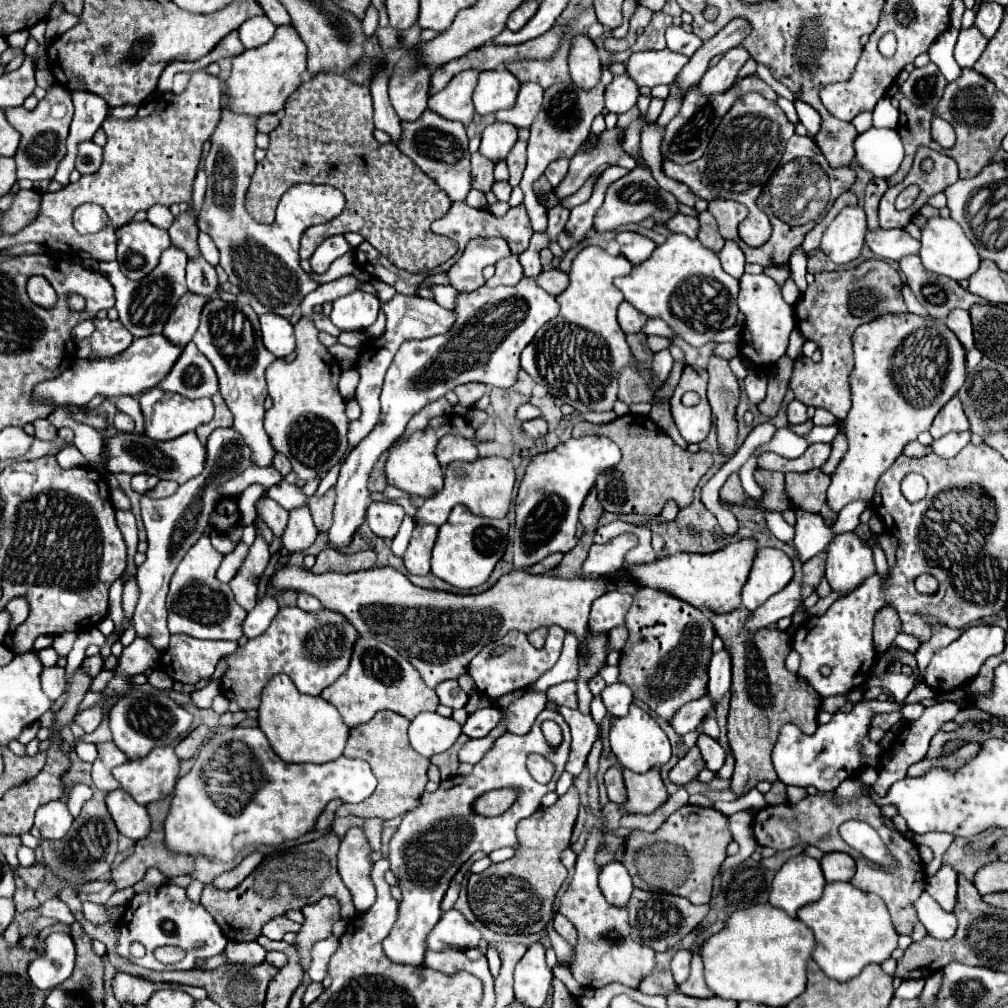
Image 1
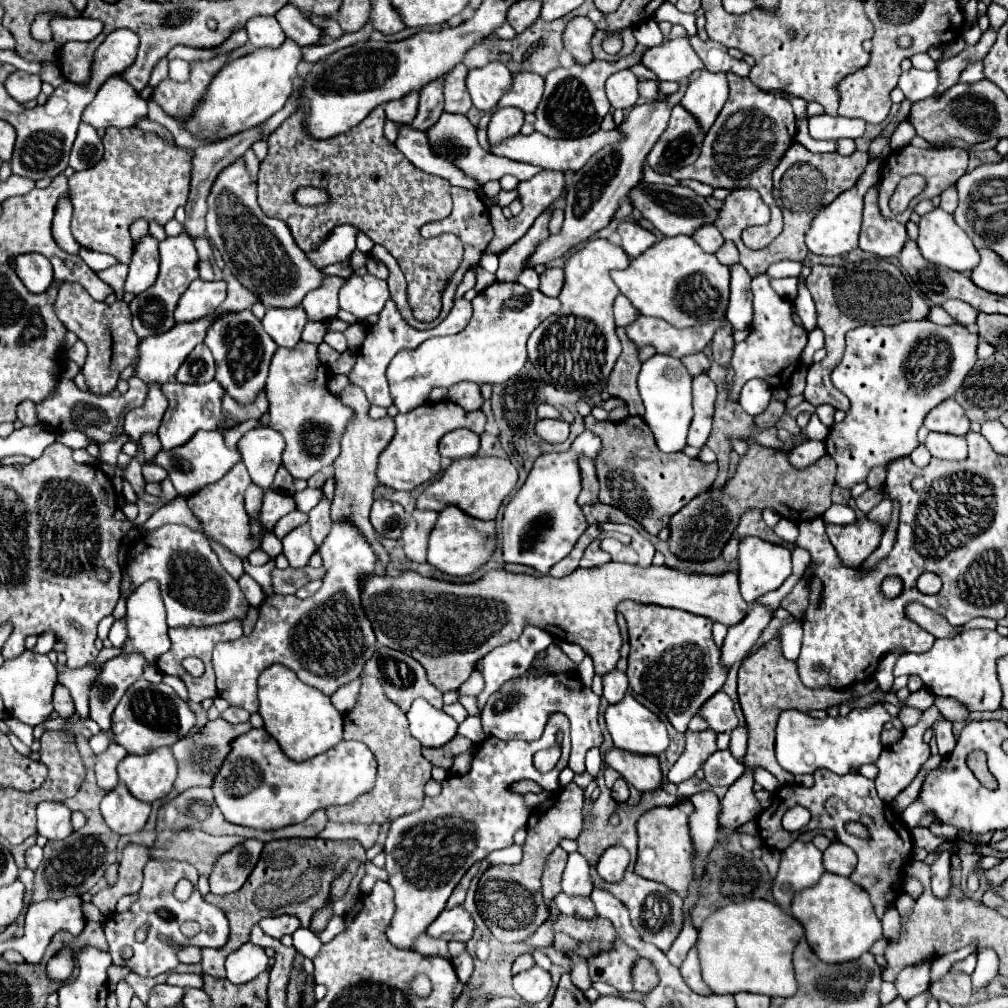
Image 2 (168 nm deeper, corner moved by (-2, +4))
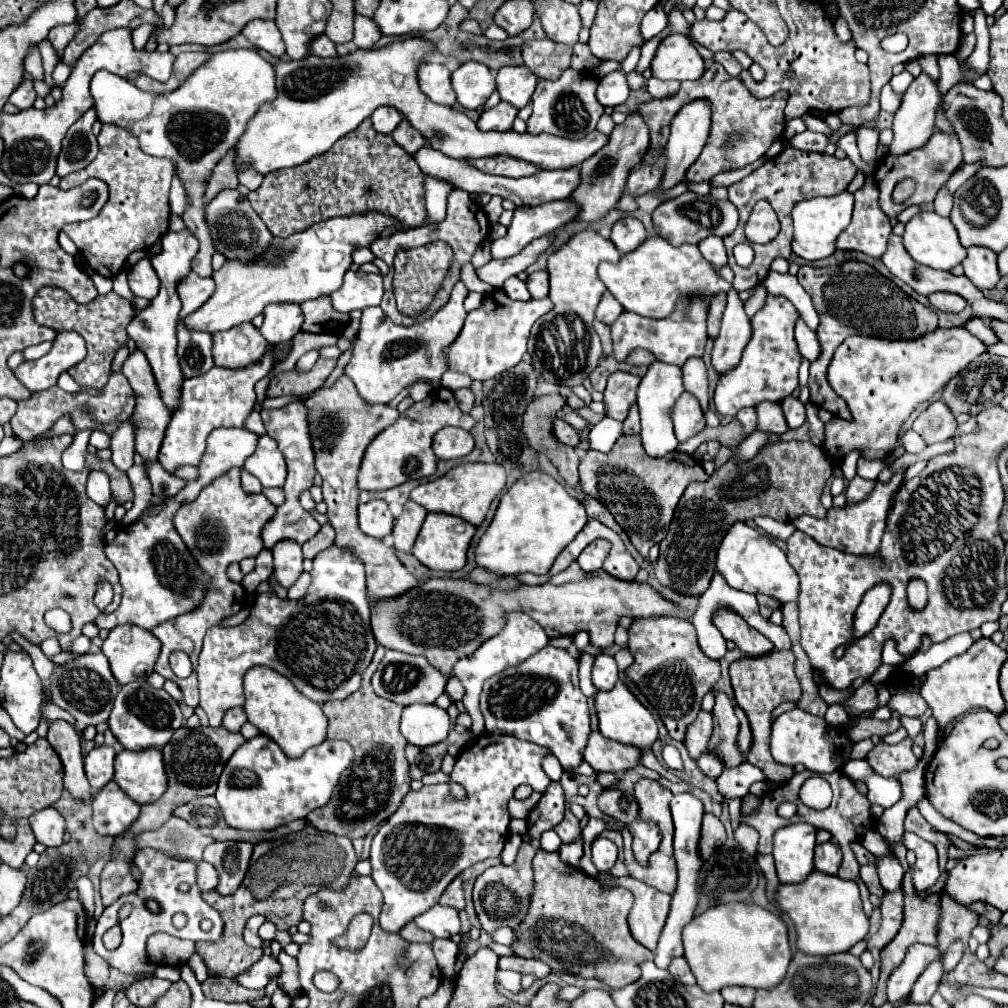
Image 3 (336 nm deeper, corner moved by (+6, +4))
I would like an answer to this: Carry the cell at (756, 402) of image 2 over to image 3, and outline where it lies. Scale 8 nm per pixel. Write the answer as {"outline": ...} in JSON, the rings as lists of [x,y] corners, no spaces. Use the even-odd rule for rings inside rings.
{"outline":[[[743,408],[739,414],[737,414],[741,426],[743,426],[743,432],[749,436],[755,432],[755,426],[757,426],[757,414],[753,408]]]}

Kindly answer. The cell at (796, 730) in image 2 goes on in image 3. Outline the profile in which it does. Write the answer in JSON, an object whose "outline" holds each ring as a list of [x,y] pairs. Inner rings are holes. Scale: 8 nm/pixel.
{"outline":[[[793,708],[785,714],[781,714],[771,728],[771,754],[775,762],[785,764],[785,766],[797,766],[803,764],[807,770],[825,774],[825,772],[835,772],[849,760],[849,752],[853,748],[853,742],[847,738],[845,730],[833,728],[825,722],[825,718],[813,716],[801,708]],[[833,744],[841,744],[841,750],[835,748]]]}

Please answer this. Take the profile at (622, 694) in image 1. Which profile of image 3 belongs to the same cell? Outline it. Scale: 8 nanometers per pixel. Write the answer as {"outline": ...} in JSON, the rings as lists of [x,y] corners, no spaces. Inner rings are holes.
{"outline":[[[599,652],[593,662],[593,684],[597,686],[597,690],[611,690],[617,680],[619,680],[619,670],[615,658],[605,652]]]}

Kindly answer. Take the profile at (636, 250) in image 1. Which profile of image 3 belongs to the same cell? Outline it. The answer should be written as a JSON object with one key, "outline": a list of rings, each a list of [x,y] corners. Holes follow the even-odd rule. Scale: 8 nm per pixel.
{"outline":[[[627,216],[627,218],[621,218],[619,222],[615,222],[613,232],[611,232],[611,242],[617,246],[617,250],[621,254],[633,252],[645,238],[647,238],[645,226],[633,216]]]}

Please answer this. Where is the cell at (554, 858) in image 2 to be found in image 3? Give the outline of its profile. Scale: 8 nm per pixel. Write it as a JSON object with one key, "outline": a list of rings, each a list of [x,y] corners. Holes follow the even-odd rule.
{"outline":[[[539,850],[533,858],[535,886],[529,912],[515,930],[511,950],[517,956],[543,960],[555,972],[581,978],[597,978],[617,990],[635,982],[643,960],[653,960],[653,952],[643,948],[629,932],[627,914],[633,904],[625,888],[605,890],[595,878],[559,860],[557,852]]]}

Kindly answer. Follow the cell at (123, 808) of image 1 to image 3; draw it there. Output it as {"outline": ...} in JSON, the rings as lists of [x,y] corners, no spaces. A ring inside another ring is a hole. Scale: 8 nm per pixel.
{"outline":[[[109,782],[93,798],[93,826],[103,836],[123,834],[137,820],[141,806],[115,782]]]}

